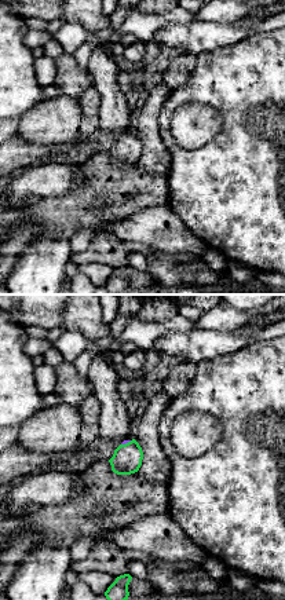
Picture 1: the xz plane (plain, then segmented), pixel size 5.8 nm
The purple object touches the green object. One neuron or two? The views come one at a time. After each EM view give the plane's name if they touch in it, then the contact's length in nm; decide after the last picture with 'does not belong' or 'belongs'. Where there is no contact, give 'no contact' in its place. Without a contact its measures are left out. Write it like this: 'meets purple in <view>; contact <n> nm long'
meets purple in xz; contact 70 nm long

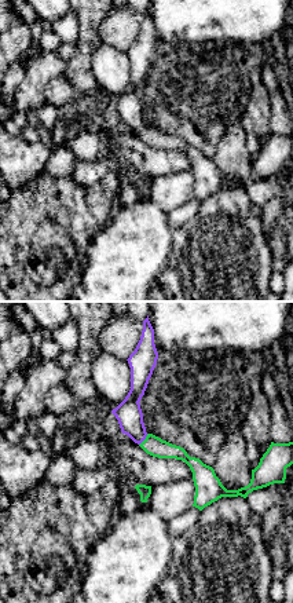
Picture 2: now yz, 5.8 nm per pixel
meets purple in yz; contact 90 nm long

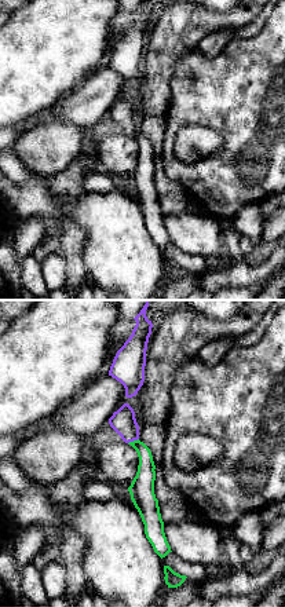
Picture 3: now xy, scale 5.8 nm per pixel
meets purple in xy; contact 70 nm long

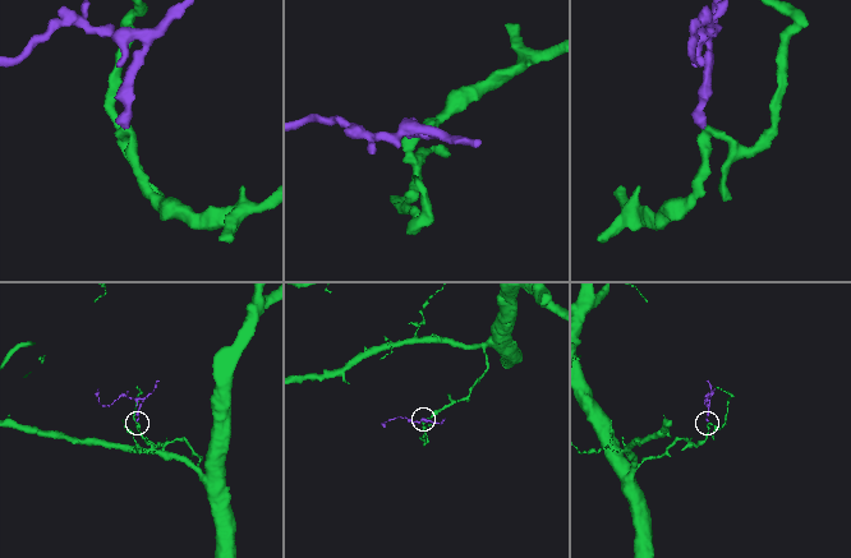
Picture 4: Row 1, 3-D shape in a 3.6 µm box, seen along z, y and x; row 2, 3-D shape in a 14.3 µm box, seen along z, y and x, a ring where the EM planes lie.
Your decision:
belongs

